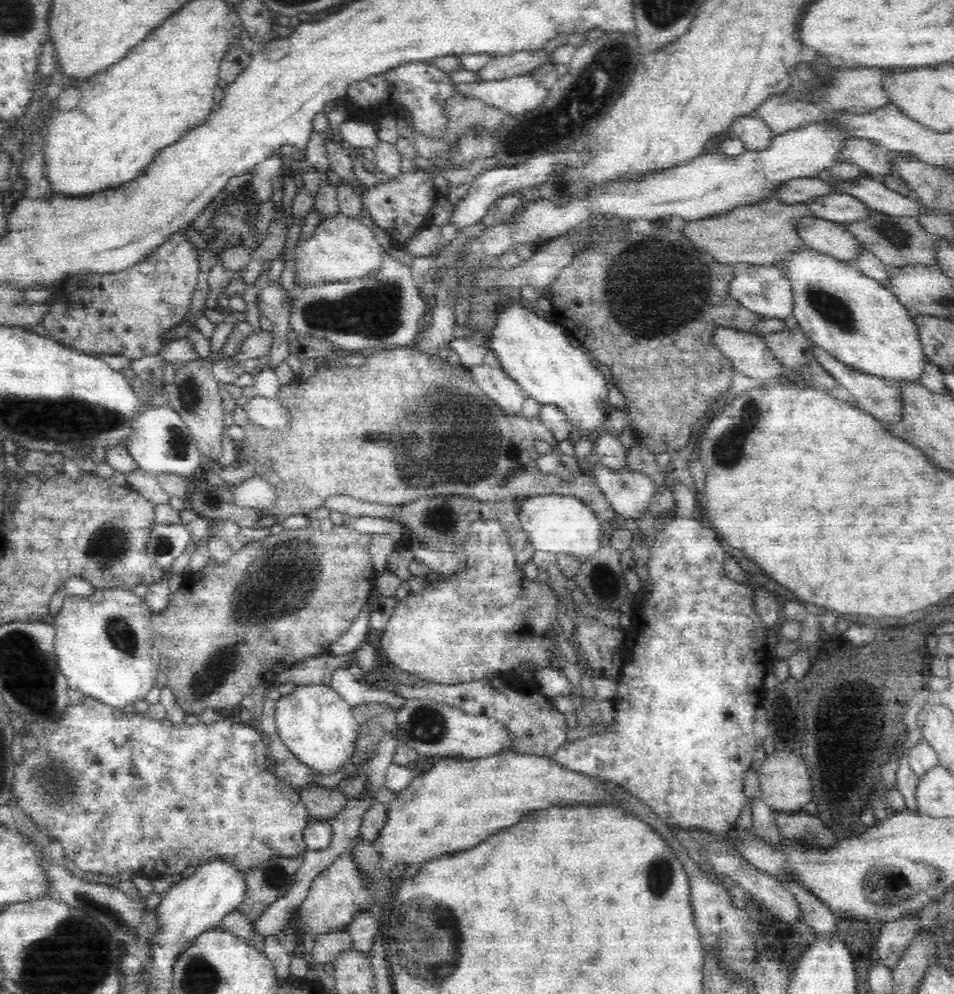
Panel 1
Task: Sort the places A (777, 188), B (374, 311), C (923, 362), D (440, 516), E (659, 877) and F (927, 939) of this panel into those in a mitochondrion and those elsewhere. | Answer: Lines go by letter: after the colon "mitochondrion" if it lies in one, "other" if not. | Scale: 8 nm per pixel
A: other
B: mitochondrion
C: other
D: mitochondrion
E: mitochondrion
F: other

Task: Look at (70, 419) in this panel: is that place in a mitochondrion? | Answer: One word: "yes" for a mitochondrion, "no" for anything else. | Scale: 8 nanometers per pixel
yes

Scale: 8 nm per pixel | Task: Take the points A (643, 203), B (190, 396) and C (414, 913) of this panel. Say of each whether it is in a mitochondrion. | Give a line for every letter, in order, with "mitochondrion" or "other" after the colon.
A: other
B: mitochondrion
C: mitochondrion

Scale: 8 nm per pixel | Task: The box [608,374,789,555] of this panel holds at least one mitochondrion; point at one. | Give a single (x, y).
(728, 449)

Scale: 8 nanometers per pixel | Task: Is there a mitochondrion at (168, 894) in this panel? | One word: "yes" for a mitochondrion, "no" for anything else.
no

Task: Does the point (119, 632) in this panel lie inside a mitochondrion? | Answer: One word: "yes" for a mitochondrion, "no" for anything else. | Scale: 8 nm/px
yes

